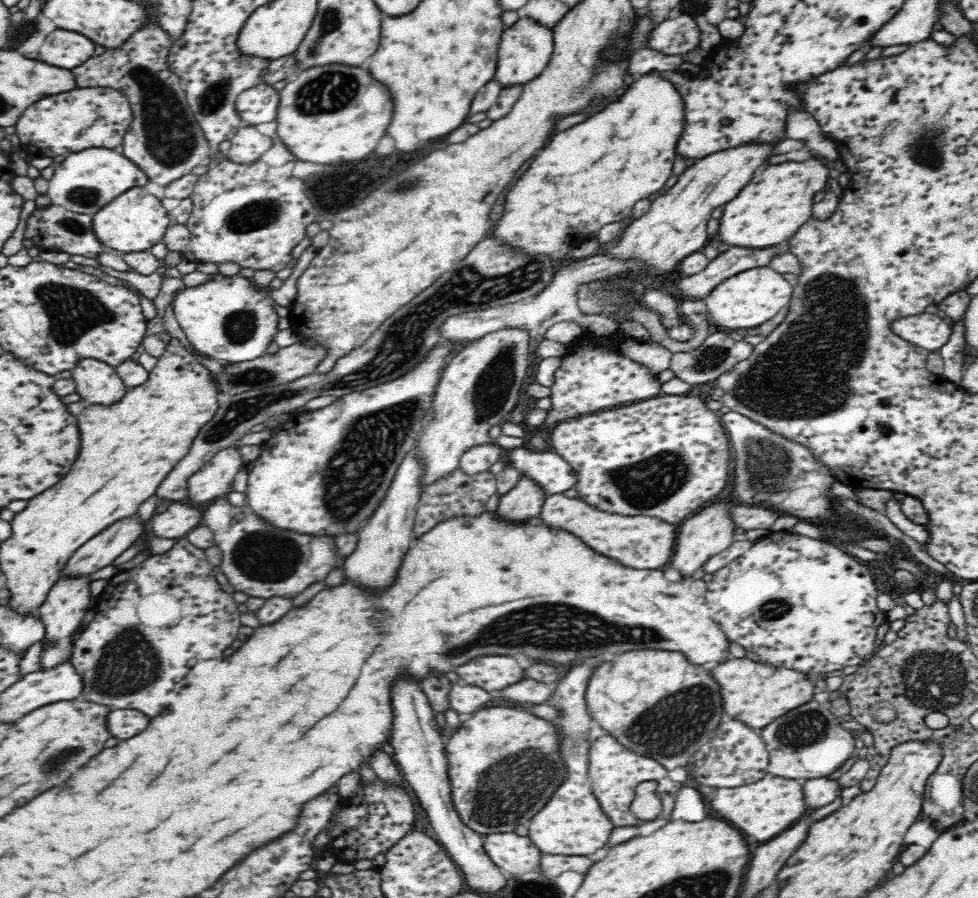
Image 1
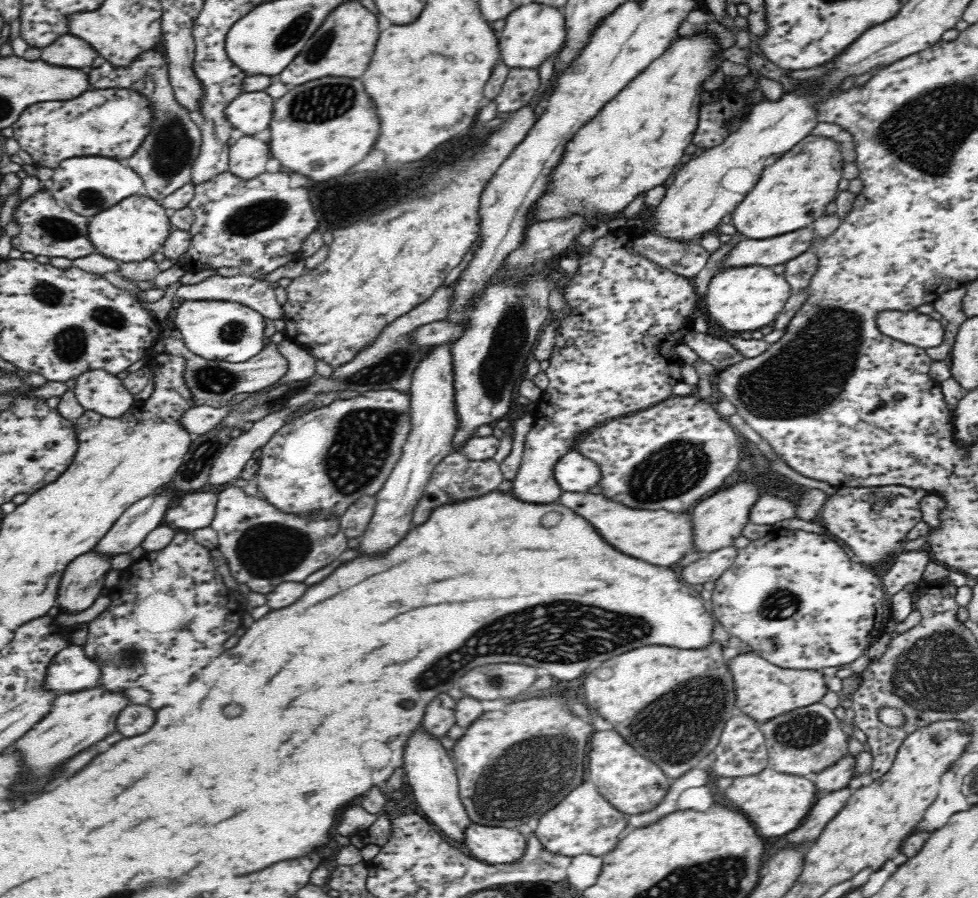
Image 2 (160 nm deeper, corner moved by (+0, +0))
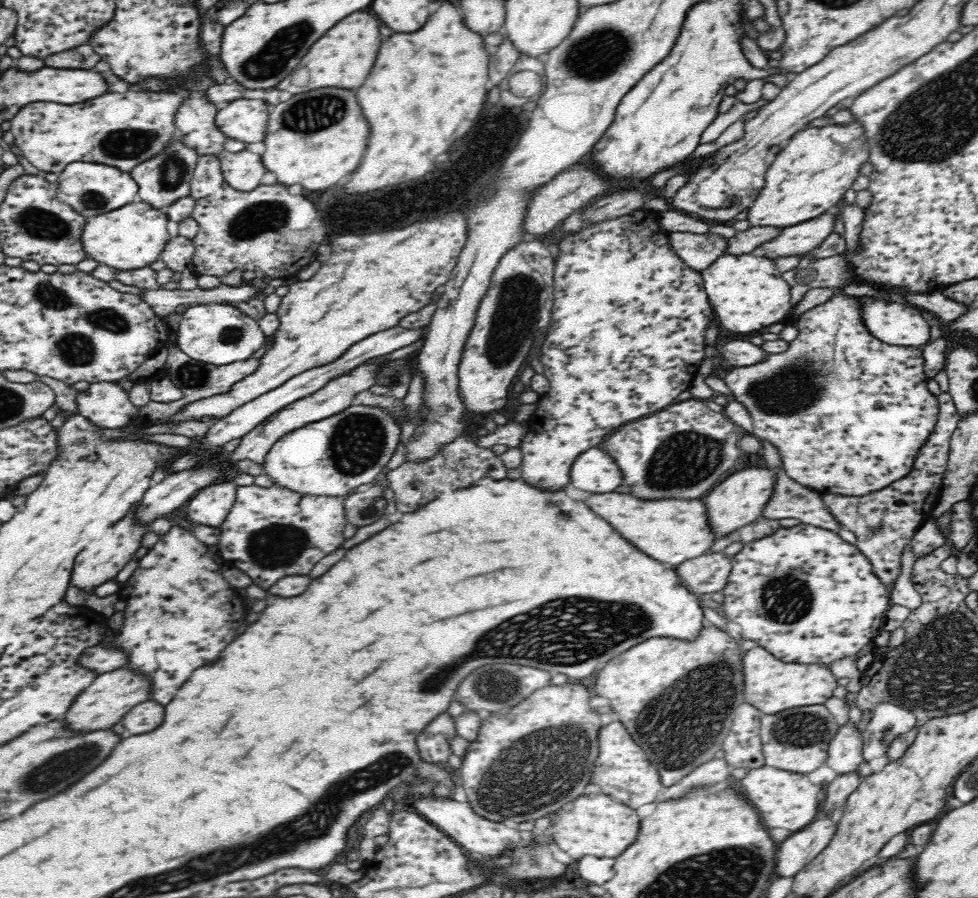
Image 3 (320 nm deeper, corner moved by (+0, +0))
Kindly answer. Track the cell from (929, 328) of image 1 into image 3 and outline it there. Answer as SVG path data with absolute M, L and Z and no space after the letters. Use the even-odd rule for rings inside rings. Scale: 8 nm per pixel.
M860 296L858 310L866 328L874 338L889 345L901 347L920 347L930 340L931 325L922 317L922 309L910 304L886 301L870 296Z

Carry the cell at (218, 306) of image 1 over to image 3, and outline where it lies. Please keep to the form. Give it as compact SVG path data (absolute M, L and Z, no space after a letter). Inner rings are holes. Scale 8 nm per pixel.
M199 304L187 306L176 332L177 345L194 360L222 366L245 361L262 348L266 335L250 316L238 308L222 304Z

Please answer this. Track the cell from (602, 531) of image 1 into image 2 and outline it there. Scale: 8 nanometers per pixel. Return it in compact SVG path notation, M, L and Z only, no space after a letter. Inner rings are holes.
M564 491L560 502L574 510L576 514L584 516L588 522L592 522L606 542L620 548L624 554L646 560L650 564L668 568L680 562L684 554L690 553L690 550L695 548L695 544L692 546L692 518L688 512L672 514L668 510L636 510L618 504L616 500L610 500L602 493L594 494L588 491L581 493Z

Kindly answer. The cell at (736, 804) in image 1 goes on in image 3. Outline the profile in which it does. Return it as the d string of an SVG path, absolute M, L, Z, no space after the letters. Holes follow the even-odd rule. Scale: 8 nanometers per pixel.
M765 764L760 768L750 769L743 779L738 780L737 787L742 788L748 802L752 802L762 812L762 822L768 828L784 828L796 832L808 826L818 814L818 794L822 786L810 782L807 774L778 770Z

